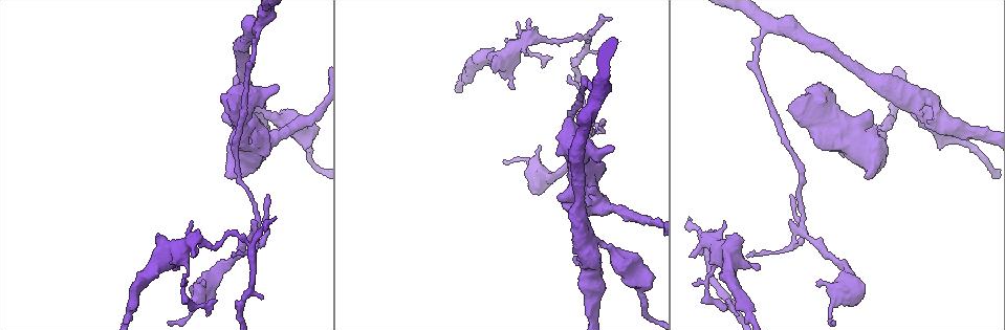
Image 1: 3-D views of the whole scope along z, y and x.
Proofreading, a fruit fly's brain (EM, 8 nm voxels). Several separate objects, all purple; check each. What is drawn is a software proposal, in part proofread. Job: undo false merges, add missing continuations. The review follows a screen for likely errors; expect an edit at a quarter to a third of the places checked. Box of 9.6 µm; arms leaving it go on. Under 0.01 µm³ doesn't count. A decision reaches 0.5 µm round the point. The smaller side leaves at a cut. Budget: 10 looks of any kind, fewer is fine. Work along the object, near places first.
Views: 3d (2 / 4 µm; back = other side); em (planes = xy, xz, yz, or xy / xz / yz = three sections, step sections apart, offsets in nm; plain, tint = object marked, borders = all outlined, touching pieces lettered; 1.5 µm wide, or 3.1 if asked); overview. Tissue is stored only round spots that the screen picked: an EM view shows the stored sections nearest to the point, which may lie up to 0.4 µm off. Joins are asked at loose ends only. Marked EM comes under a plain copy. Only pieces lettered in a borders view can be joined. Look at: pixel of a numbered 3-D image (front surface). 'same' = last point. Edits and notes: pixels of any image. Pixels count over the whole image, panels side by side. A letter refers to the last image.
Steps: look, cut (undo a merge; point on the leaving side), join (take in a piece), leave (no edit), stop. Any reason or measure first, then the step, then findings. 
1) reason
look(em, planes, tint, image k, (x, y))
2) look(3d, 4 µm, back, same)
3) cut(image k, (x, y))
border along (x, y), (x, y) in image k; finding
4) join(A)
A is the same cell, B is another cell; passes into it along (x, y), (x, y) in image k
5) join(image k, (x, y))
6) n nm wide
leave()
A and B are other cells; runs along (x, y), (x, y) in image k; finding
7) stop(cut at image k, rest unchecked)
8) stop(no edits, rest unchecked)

an open end
look(em, planes, tint, image 1, (207, 314))

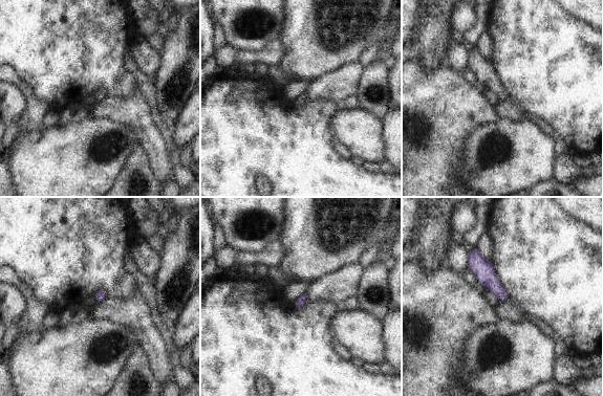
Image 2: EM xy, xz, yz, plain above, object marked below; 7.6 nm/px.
look(em, planes, borders, same)

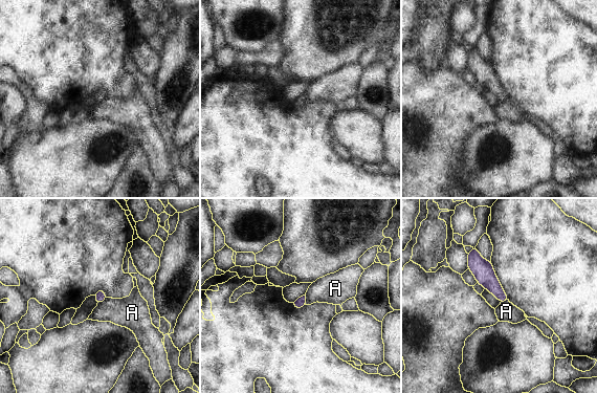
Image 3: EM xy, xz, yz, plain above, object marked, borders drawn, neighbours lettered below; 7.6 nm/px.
leave()
A is another cell; runs along (473, 250), (476, 263), (505, 299) in image 3; none of them fits

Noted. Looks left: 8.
a narrow waist
look(3d, 4 µm, image 1, (581, 37))

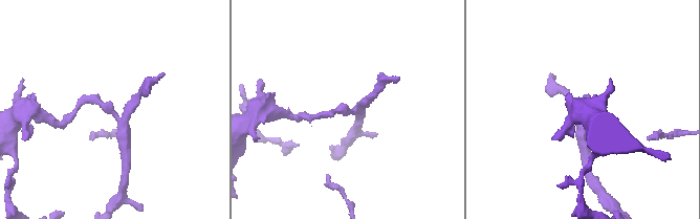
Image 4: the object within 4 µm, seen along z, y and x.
3 arms
look(em, planes, borders, image 4, (350, 110))

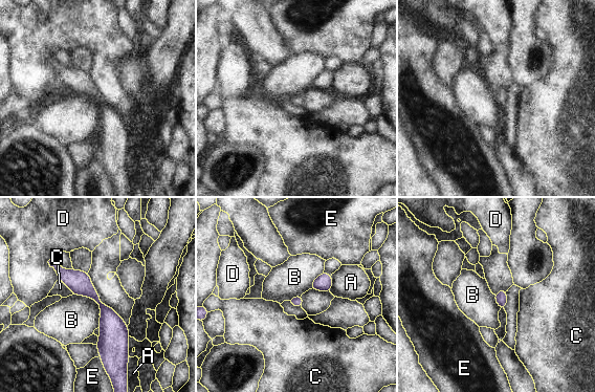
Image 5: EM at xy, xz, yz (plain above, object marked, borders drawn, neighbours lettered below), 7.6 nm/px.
B touches over 260 nm
leave()
A, B, C, D and E are other cells; runs along (51, 262), (107, 313), (107, 360) in image 5; all the same neuron

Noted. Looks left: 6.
look(3d, 4 µm, image 1, (817, 282))

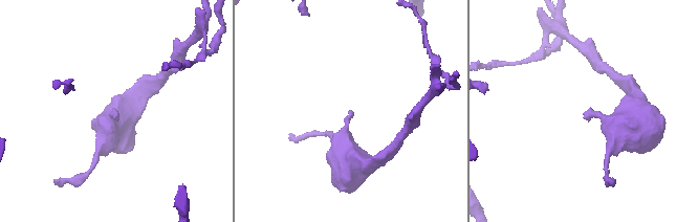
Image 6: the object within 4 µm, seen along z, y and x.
need the tissue
look(em, planes, borders, image 6, (583, 117))

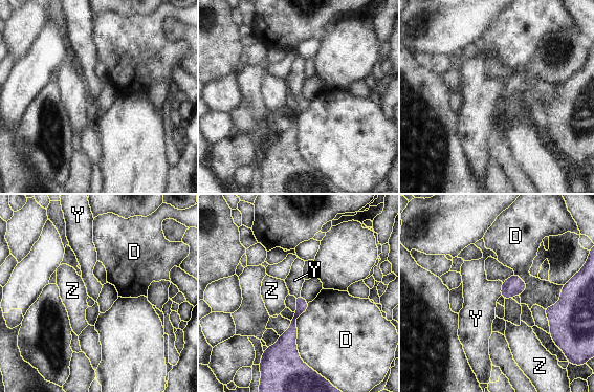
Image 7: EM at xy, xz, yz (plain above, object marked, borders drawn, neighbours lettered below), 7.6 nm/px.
leave()
D, Y and Z are other cells; border along (502, 282), (499, 296) in image 7; no lettered piece goes on from it

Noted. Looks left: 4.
sudden change in width
look(3d, 4 µm, image 1, (612, 205))

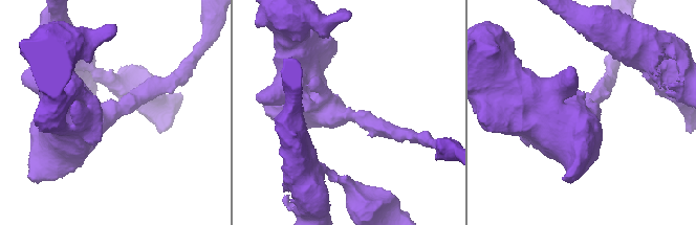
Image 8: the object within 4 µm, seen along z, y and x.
arms of 280, 800 nm; need the tissue
look(em, xy, step 4, tint, image 8, (114, 111))

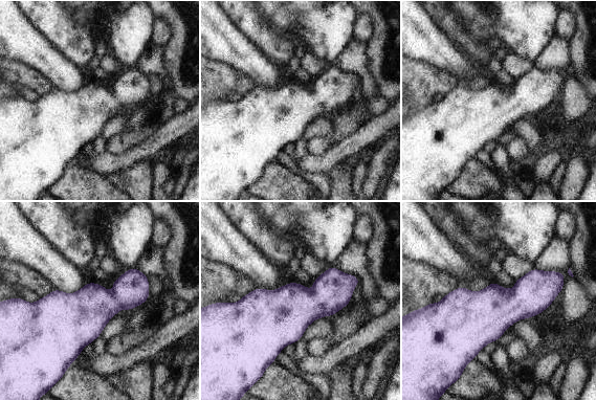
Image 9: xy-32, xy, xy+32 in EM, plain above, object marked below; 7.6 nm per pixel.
look(em, planes, borders, same)

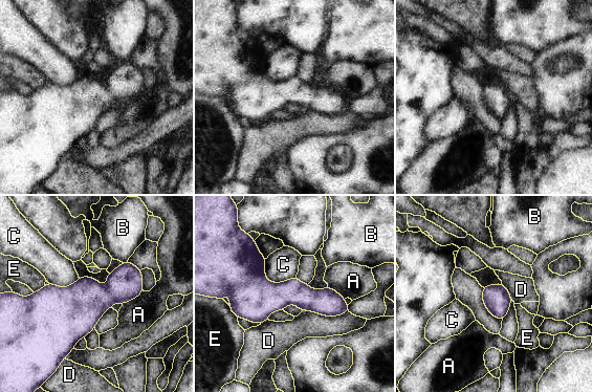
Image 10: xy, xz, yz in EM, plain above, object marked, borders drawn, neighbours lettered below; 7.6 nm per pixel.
leave()
A, B, C, D and E are other cells; border along (265, 259), (269, 281), (296, 277) in image 10; one neuron here

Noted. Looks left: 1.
stop(no edits, rest unchecked)

